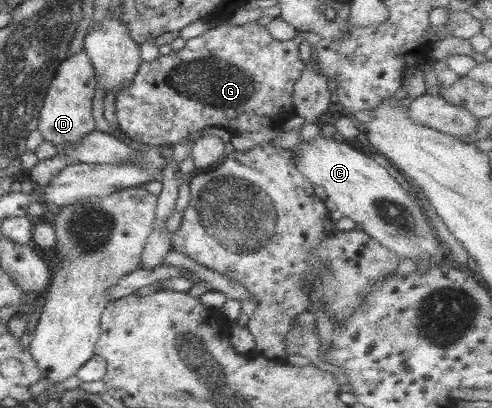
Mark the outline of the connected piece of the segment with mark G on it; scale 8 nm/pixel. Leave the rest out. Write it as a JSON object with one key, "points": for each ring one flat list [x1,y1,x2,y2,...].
{"points":[[250,21,242,26,231,25,228,22,223,23,212,29,208,29,203,35,196,36,185,42,185,47,180,51,172,51,167,55,160,55,156,60,152,62,144,62,140,65,136,76,129,83,129,86,125,86,120,93,116,95,116,116,118,119,118,127,121,132,136,142,142,142,152,147,159,147,160,145,174,145,190,134,194,134,206,126,216,126,223,128,232,134,244,134,245,132,256,132,263,126,266,128,279,127,287,120,295,116,294,106,294,87,298,79,302,76,304,69,308,63,300,59,298,54,298,44,300,40,296,37,296,40,281,41,276,40,269,32,266,26,258,25,256,21]]}

